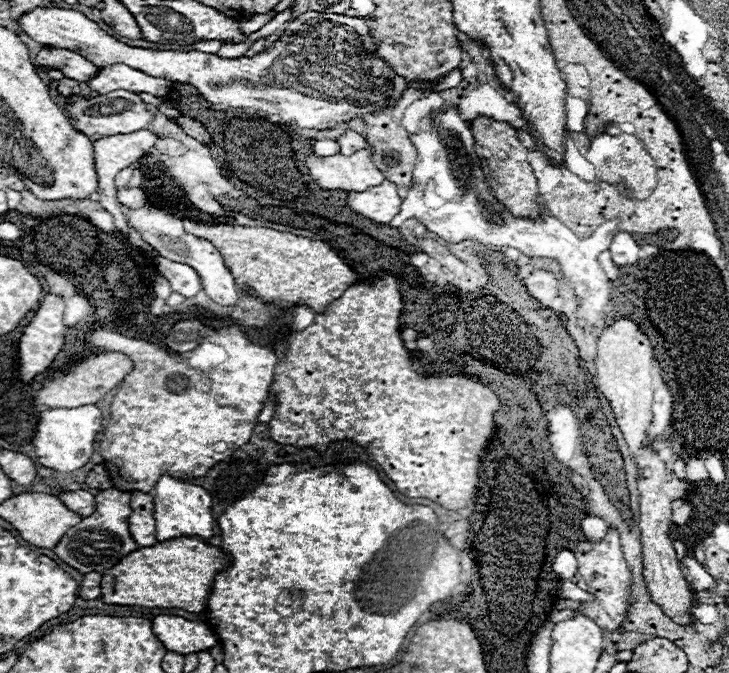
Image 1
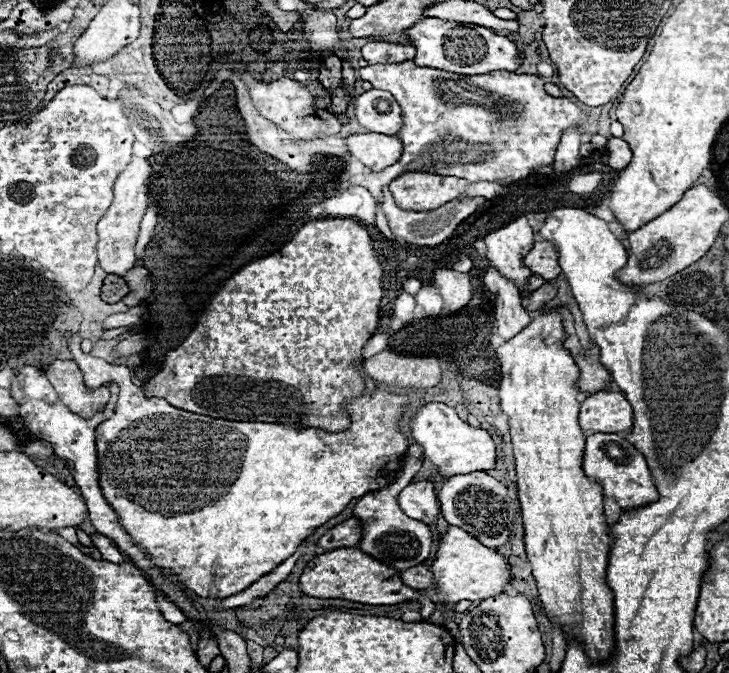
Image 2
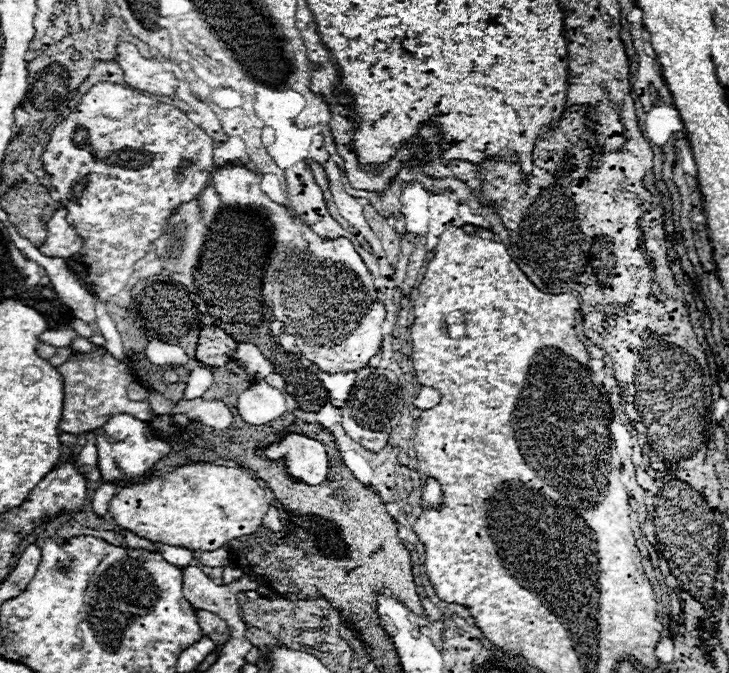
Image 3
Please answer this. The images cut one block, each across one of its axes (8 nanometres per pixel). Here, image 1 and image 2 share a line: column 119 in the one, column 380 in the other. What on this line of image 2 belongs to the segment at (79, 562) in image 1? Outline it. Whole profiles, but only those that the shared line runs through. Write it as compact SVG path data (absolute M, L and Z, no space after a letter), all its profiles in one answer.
M412 444L408 448L408 458L406 464L398 476L398 480L394 480L392 484L388 484L382 490L376 492L368 492L364 494L358 504L352 510L352 516L358 518L362 522L362 540L358 544L358 548L366 554L370 554L372 558L390 564L396 570L402 568L412 568L414 564L422 564L432 548L432 530L430 526L422 524L420 520L410 520L400 508L398 508L398 492L402 488L406 488L406 484L410 484L412 476L420 470L422 466L422 452L418 450L418 444Z

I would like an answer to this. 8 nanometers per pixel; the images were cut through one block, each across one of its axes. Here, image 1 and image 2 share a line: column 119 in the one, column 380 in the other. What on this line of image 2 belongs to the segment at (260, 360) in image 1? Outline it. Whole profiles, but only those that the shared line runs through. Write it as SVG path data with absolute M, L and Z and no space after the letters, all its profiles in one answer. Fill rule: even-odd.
M80 332L72 334L68 338L70 344L70 352L74 356L74 360L80 364L84 376L85 386L92 390L100 387L106 382L116 382L120 386L120 396L116 402L116 410L114 416L106 422L102 422L96 428L96 448L98 448L98 474L100 474L100 490L106 498L106 502L114 508L114 512L118 514L118 522L120 526L128 532L128 536L132 538L132 542L142 548L146 552L146 556L150 556L150 560L164 568L170 570L172 574L176 574L176 580L186 586L188 590L192 590L194 594L198 594L200 598L228 598L234 596L242 590L246 590L250 584L254 584L258 578L262 578L264 574L272 572L278 564L282 564L288 556L292 556L296 552L296 548L324 522L328 522L330 518L338 516L354 498L360 498L368 492L380 490L386 484L394 482L398 470L400 470L400 462L402 456L408 450L408 438L402 434L400 430L400 418L404 408L408 406L408 398L406 396L396 396L384 390L374 390L372 394L364 394L362 398L354 400L352 404L348 404L350 408L350 428L346 432L324 432L324 430L306 430L306 428L290 428L290 426L280 426L280 424L266 424L266 422L230 422L230 420L214 420L208 416L194 416L192 412L182 412L174 406L170 406L166 400L162 398L148 398L144 394L144 390L140 386L134 386L128 378L128 370L124 366L114 366L108 364L104 360L92 358L90 354L84 354L80 350L80 342L82 336ZM374 334L368 342L366 342L366 356L374 356L378 352L382 352L388 344L388 334Z

